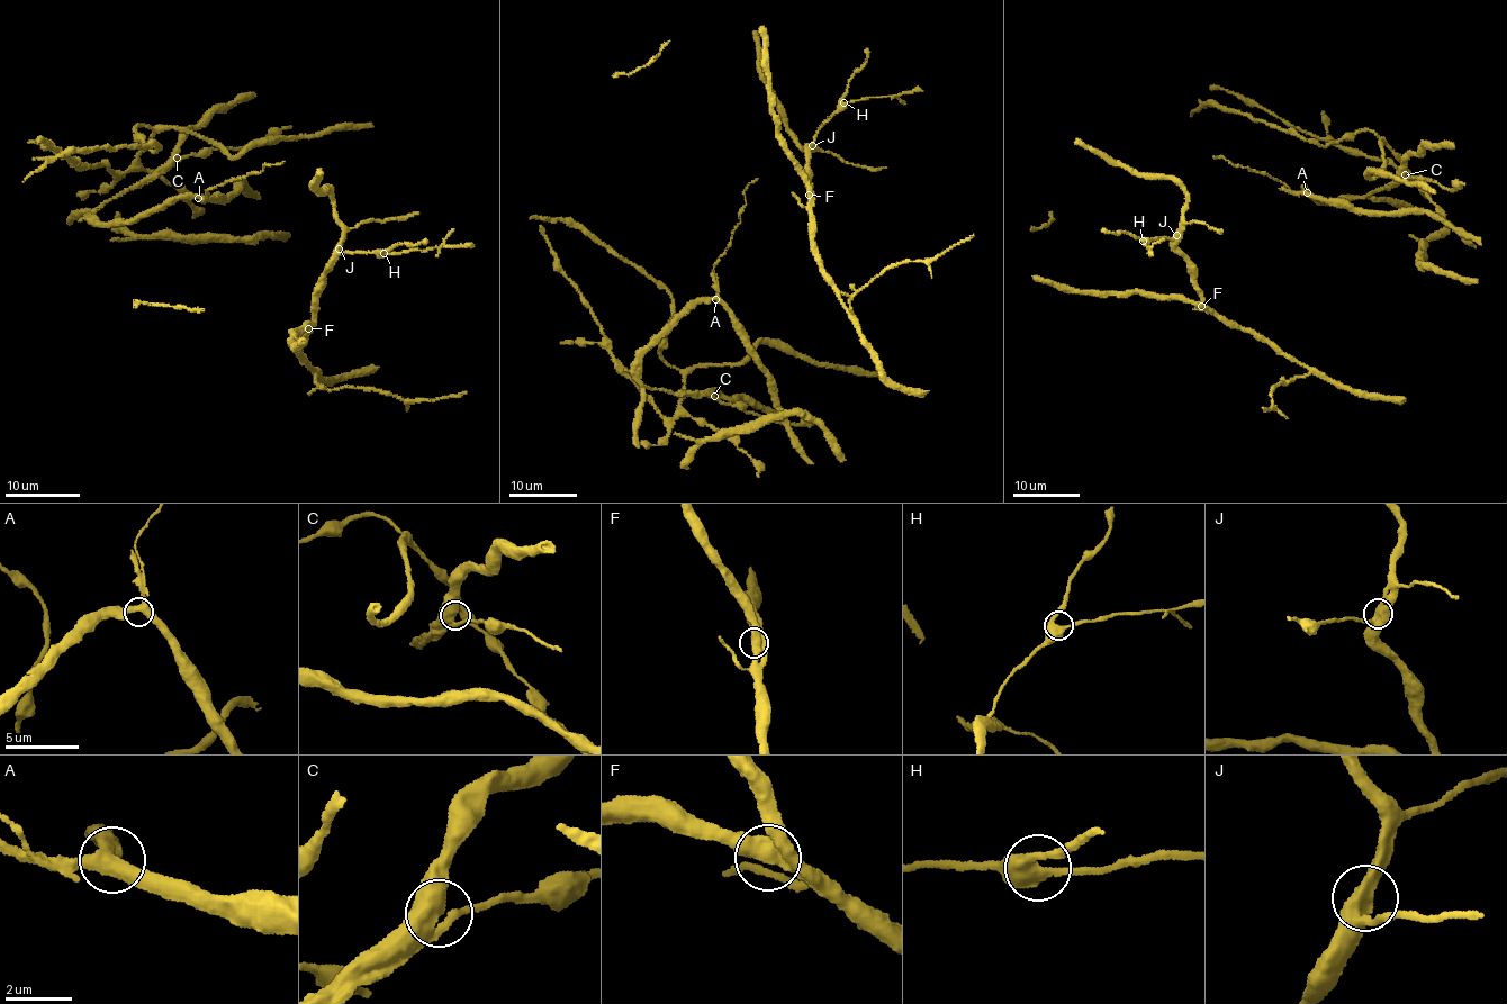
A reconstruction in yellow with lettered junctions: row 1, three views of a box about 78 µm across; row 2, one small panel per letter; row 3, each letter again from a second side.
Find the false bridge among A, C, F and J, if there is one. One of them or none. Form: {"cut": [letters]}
{"cut": []}

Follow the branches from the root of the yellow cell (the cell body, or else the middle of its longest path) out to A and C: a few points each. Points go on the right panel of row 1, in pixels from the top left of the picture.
A: (1262, 173), (1281, 181), (1292, 191), (1307, 192)
C: (1262, 173), (1281, 181), (1292, 191), (1305, 190), (1301, 187), (1318, 202), (1361, 198), (1390, 188), (1405, 174)

